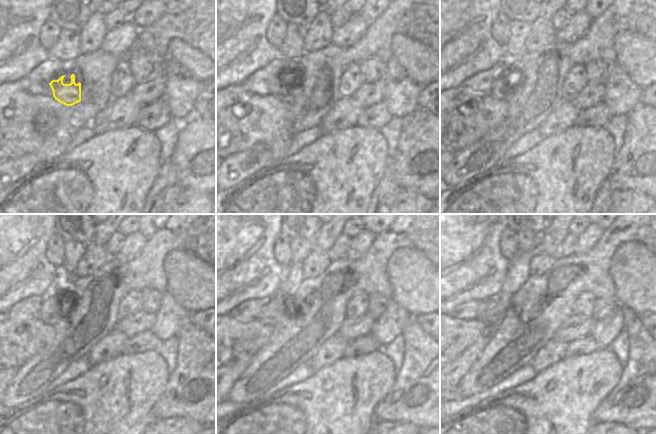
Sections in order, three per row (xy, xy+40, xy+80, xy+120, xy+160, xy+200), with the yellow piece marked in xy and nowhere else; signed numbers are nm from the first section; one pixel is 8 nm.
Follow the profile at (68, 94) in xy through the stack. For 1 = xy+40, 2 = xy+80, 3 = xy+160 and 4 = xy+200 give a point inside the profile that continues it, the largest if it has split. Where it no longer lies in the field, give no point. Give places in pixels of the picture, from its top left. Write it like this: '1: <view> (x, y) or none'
1: xy+40 (278, 88)
2: xy+80 (500, 89)
3: xy+160 (274, 309)
4: xy+200 (491, 312)

